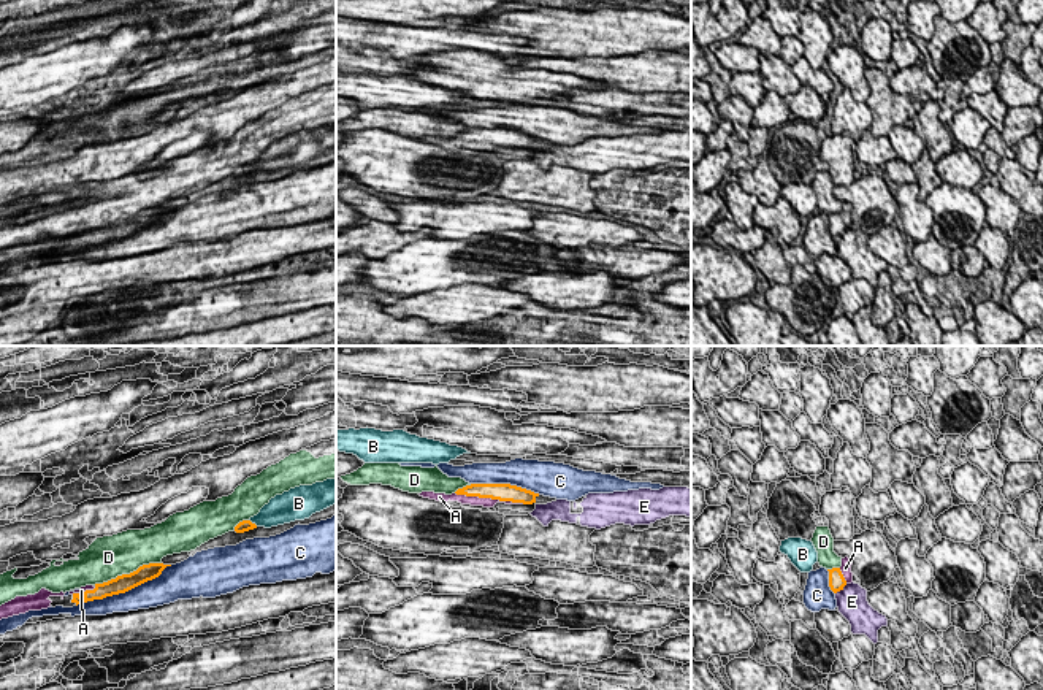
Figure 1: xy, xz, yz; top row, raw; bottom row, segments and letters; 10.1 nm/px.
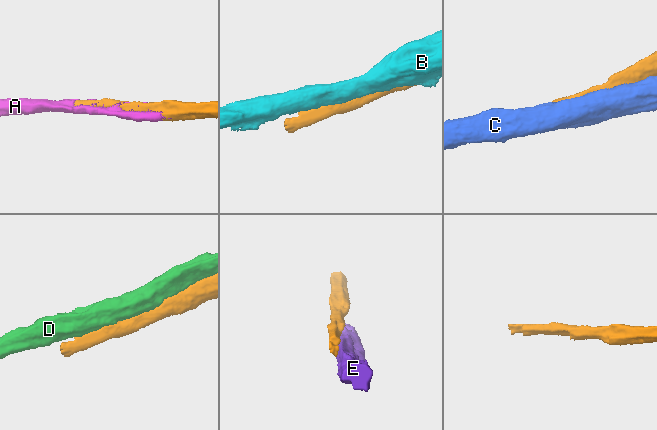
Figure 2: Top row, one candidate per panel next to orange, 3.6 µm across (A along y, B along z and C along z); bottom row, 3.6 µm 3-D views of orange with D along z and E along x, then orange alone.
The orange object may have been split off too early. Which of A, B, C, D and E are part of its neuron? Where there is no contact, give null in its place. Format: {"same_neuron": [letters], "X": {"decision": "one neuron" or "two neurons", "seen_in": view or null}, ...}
{"same_neuron": ["A"], "A": {"decision": "one neuron", "seen_in": "xz"}, "B": {"decision": "two neurons", "seen_in": "xy"}, "C": {"decision": "two neurons", "seen_in": "xy"}, "D": {"decision": "two neurons", "seen_in": "xy"}, "E": {"decision": "two neurons", "seen_in": "yz"}}

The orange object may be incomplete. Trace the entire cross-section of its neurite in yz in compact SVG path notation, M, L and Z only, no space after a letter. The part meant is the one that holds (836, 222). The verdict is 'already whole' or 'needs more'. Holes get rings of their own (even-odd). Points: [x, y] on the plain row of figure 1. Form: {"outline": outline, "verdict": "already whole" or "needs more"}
{"outline": "M845 201L842 203L840 213L832 213L829 216L829 232L834 238L843 235L846 228L853 227L853 217L851 217L853 205Z", "verdict": "needs more"}

